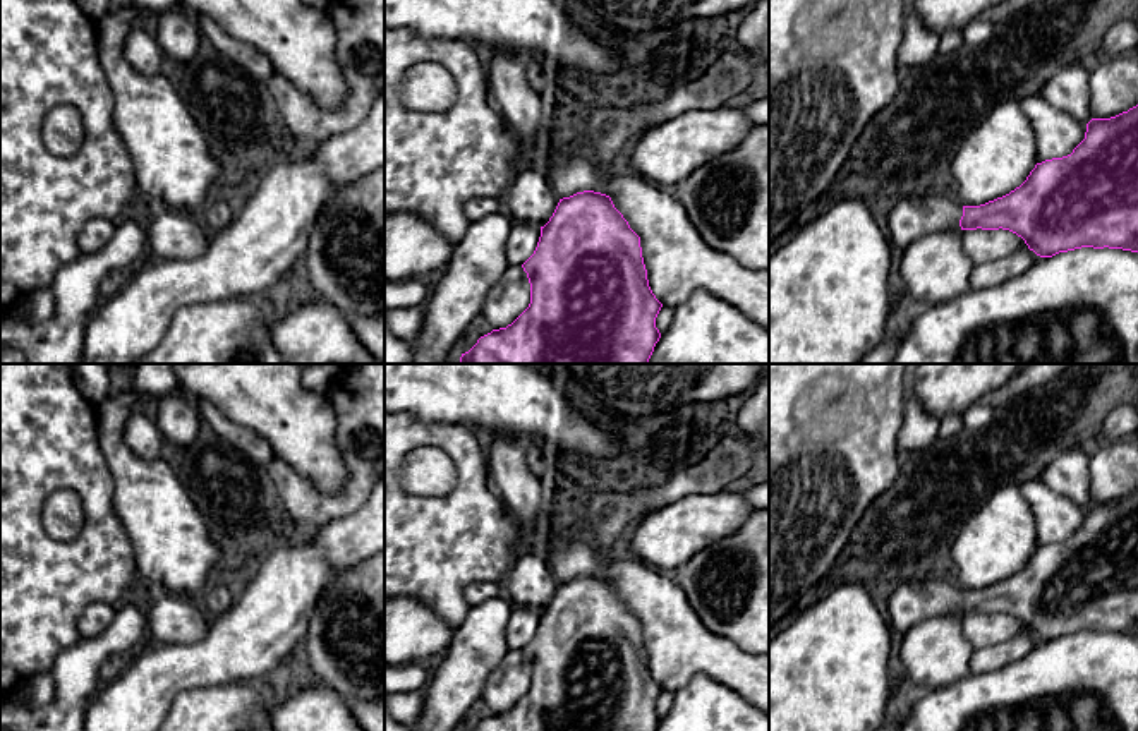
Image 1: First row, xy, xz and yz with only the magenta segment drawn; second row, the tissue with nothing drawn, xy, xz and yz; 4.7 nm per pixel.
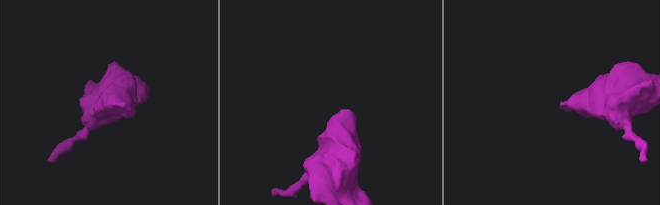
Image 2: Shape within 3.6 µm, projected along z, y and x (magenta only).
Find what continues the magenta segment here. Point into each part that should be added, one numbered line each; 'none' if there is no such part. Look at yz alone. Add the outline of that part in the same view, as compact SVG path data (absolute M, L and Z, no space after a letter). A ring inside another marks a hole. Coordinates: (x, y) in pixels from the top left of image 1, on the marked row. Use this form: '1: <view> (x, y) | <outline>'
1: yz (912, 218) | M905 197L893 208L886 223L893 244L905 251L911 242L923 235L961 228L961 216L963 206L954 197Z

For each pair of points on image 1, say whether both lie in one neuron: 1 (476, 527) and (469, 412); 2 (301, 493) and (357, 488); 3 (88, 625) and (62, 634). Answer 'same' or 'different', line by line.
1: different
2: same
3: different

